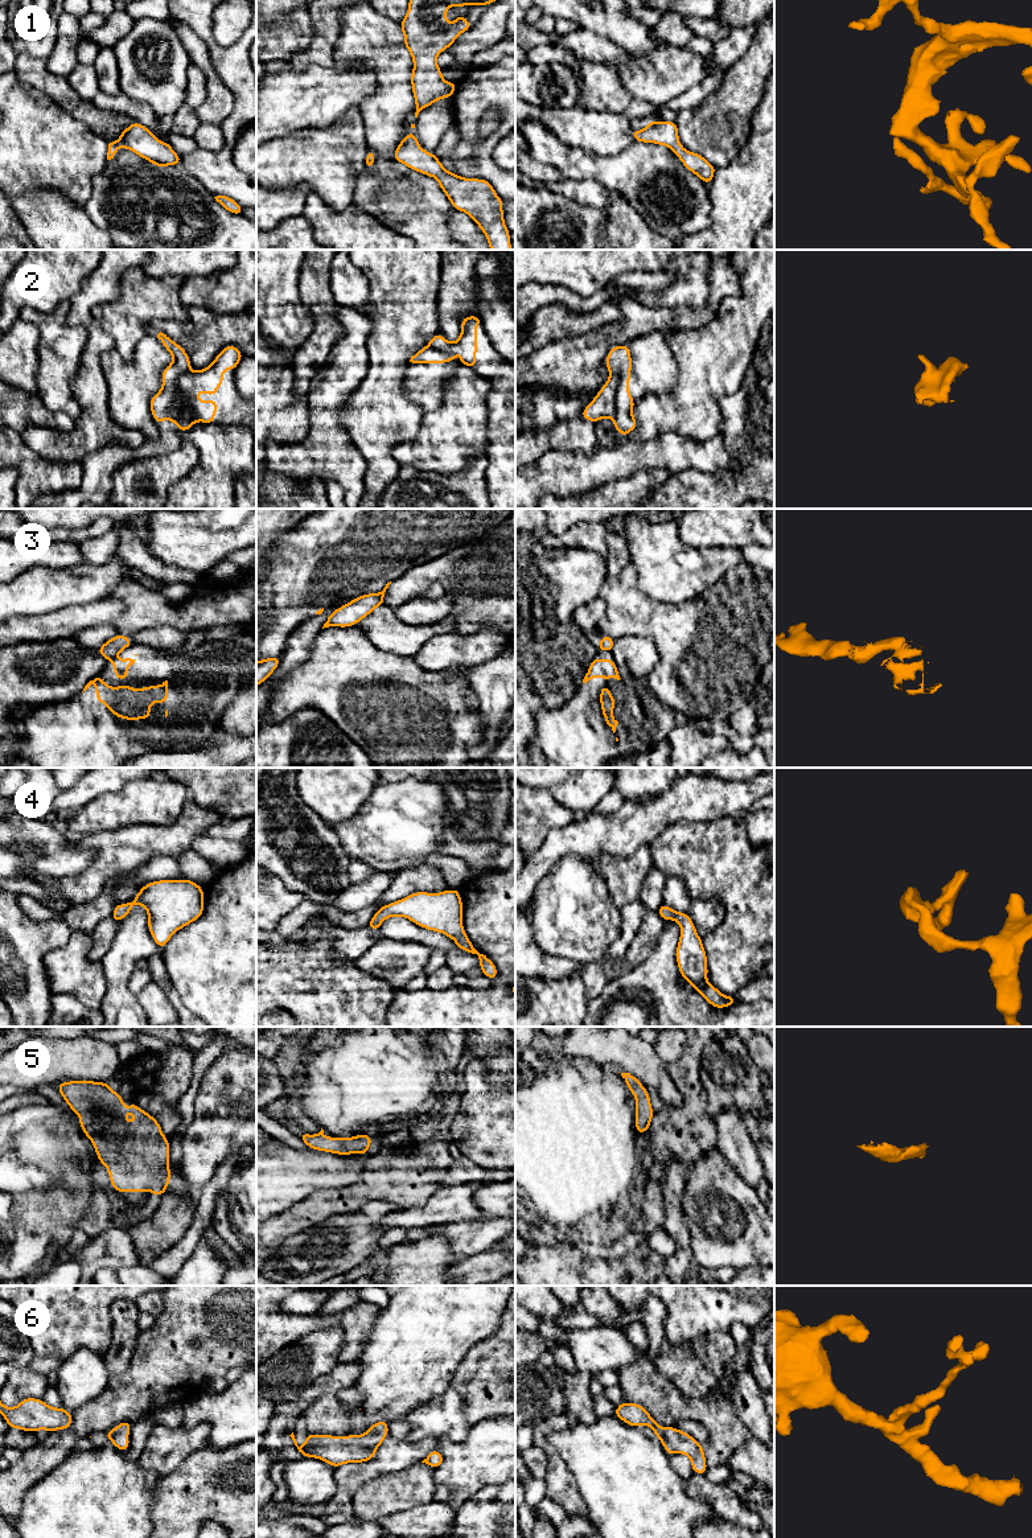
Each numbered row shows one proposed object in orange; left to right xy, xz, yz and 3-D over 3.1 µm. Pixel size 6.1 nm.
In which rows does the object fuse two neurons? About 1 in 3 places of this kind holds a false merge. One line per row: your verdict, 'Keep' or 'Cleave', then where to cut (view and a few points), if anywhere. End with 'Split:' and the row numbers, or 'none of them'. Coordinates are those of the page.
1: Keep. No split
2: Cleave. Split along xy (189, 369), (177, 386), (194, 422)
3: Cleave. Split along xy (114, 657), (110, 661)
4: Keep. No split
5: Keep. No split
6: Keep. No split
Split: 2, 3

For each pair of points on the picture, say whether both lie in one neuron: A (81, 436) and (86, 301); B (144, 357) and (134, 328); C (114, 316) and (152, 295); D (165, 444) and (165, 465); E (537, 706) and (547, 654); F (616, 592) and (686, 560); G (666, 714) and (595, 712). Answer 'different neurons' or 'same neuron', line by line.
A: same neuron
B: different neurons
C: same neuron
D: different neurons
E: same neuron
F: different neurons
G: same neuron

